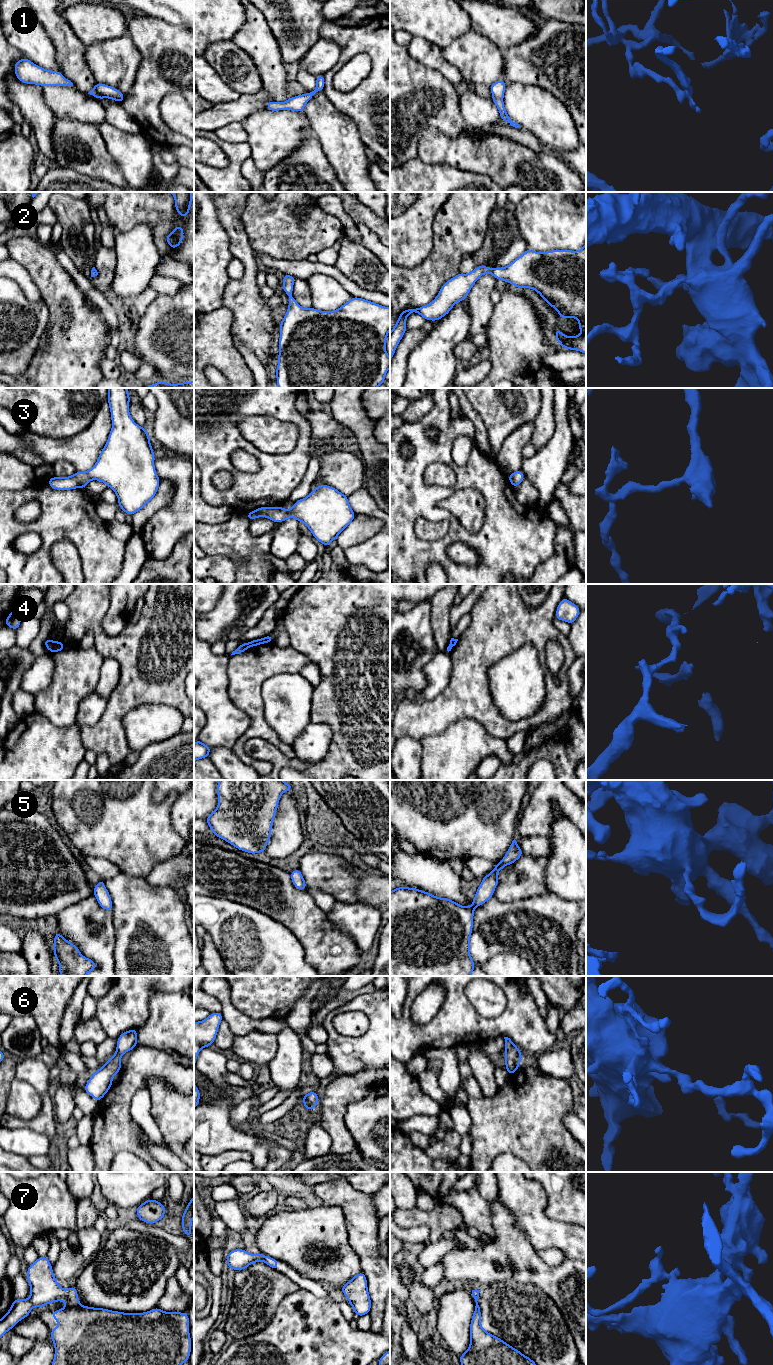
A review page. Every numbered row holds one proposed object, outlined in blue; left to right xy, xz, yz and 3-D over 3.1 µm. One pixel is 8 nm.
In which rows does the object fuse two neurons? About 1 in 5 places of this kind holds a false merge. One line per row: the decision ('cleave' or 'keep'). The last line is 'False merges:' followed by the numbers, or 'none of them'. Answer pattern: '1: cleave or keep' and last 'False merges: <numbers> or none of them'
1: keep
2: keep
3: keep
4: cleave
5: keep
6: keep
7: keep
False merges: 4

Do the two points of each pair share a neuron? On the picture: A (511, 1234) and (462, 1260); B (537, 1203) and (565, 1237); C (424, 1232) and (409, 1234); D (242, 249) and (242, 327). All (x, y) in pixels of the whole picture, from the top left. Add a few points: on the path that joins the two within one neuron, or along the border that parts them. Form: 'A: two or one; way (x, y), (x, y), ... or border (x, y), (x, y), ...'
A: one; way (499, 1246), (485, 1260), (474, 1260)
B: one; way (537, 1213), (555, 1232)
C: one; way (420, 1234), (413, 1234)
D: one; way (248, 268), (247, 308)

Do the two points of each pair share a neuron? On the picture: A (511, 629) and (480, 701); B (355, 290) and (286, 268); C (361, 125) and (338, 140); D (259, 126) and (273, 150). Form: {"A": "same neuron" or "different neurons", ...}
{"A": "same neuron", "B": "same neuron", "C": "same neuron", "D": "same neuron"}

